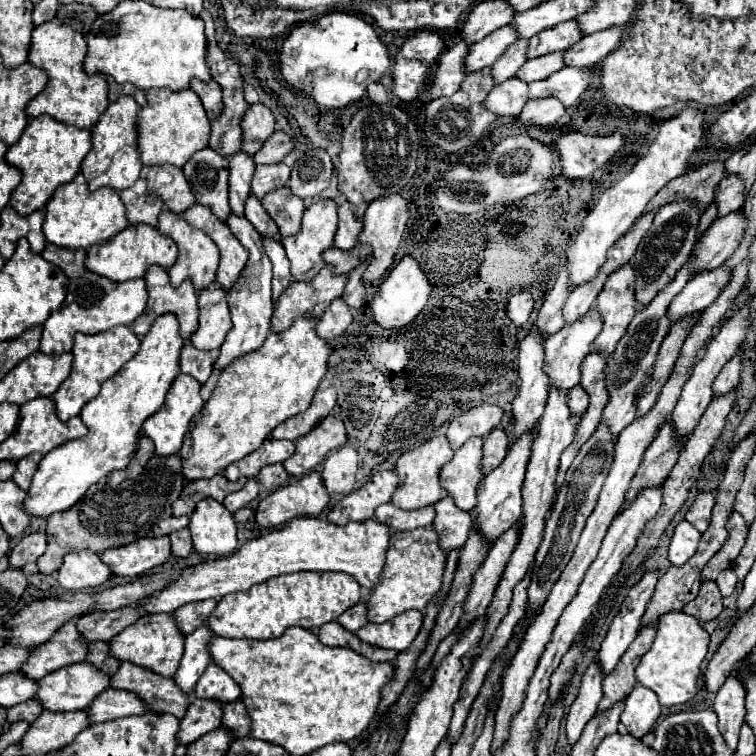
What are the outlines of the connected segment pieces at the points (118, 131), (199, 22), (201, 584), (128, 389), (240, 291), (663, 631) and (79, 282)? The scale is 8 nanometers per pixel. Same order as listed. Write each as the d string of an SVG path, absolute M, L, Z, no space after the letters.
M119 97L115 103L107 107L103 117L99 117L95 127L91 129L93 147L81 163L81 173L89 185L89 191L95 191L99 187L111 187L123 191L139 179L143 165L137 153L137 137L139 137L137 113L139 113L139 105L133 97Z
M121 1L113 11L99 15L87 33L87 57L83 61L85 71L105 73L113 77L119 85L133 83L137 89L169 87L171 91L183 91L191 87L193 79L211 81L211 71L207 69L207 39L205 25L201 17L187 13L187 9L159 9L149 1Z
M319 517L291 519L285 527L247 541L229 557L189 567L175 583L167 585L163 591L153 593L149 599L141 601L141 605L149 613L173 613L185 603L211 597L221 599L229 593L249 591L255 583L263 583L271 577L297 571L343 571L353 575L359 585L375 589L385 569L389 533L391 527L373 519L347 523L345 527L337 527Z
M173 313L161 315L153 321L149 333L141 339L139 353L125 363L119 373L101 385L97 397L93 397L83 409L81 417L89 433L83 439L67 441L47 453L33 477L27 493L25 511L33 517L49 517L55 511L67 511L75 505L85 491L101 477L115 469L125 469L131 461L137 441L141 437L143 421L159 411L165 403L165 395L179 375L179 351L183 339L179 337L179 321Z
M231 215L227 219L227 225L229 225L231 233L239 239L239 243L245 245L245 249L249 251L249 261L247 261L239 281L229 291L229 309L231 309L233 329L227 333L227 339L219 351L215 365L213 365L213 373L221 373L227 365L231 365L231 361L237 361L237 359L245 357L247 353L259 349L271 331L271 317L273 317L271 261L269 261L267 253L263 253L263 239L261 239L259 231L245 217Z
M683 611L665 613L659 617L657 637L651 649L643 655L635 671L637 681L655 691L663 707L683 705L697 695L697 677L701 671L701 663L707 655L707 649L709 649L709 633L701 627L701 623L695 617Z
M85 271L81 277L77 277L75 281L69 283L69 289L67 289L67 297L63 301L63 305L53 311L49 315L49 319L45 321L43 325L43 337L41 337L41 351L47 353L47 355L61 355L61 353L69 353L71 347L73 347L73 335L77 331L81 333L101 333L101 331L109 331L117 325L131 325L147 307L147 285L143 279L129 279L129 281L111 281L103 275L97 275L97 273L91 273L91 271Z

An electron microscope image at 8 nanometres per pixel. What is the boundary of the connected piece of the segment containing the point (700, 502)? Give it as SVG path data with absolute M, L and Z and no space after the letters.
M699 493L697 499L693 501L691 509L687 511L685 519L687 519L693 527L697 527L701 533L705 533L707 527L709 527L709 521L711 521L713 505L715 505L713 493Z

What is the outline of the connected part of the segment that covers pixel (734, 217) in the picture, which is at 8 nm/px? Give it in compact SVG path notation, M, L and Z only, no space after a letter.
M737 209L725 217L719 217L703 233L695 249L693 273L699 273L703 269L715 269L737 251L739 237L743 237L743 221L747 221L745 209Z

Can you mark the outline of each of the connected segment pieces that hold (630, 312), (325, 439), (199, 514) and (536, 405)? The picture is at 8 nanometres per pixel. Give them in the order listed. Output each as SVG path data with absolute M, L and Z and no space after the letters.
M631 263L619 267L607 279L603 291L597 297L597 309L603 317L603 331L595 339L595 351L613 353L615 345L627 331L631 317L637 313L635 309L635 269Z
M329 415L311 433L295 441L297 449L293 457L289 457L283 465L289 475L301 477L309 473L315 465L319 465L329 451L341 447L345 441L347 441L347 433L343 421Z
M203 499L189 523L193 547L201 555L227 555L237 547L237 525L233 513L215 499Z
M533 327L527 337L521 341L519 345L519 393L513 401L513 427L511 427L511 437L517 439L521 433L525 433L527 429L531 429L533 425L537 425L539 417L543 415L545 403L547 403L547 391L549 391L549 377L543 369L545 365L545 337L541 335L541 331L537 327Z

